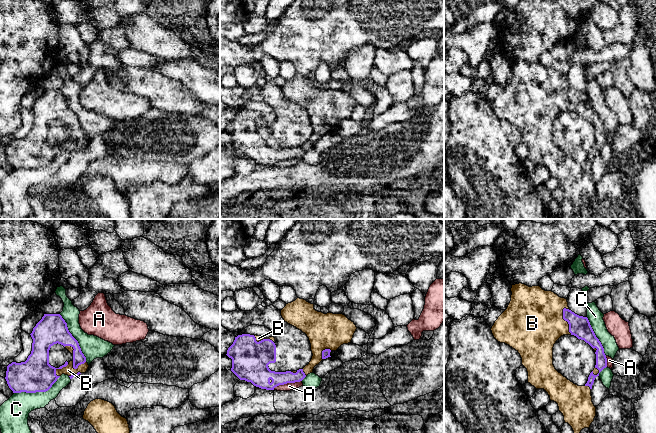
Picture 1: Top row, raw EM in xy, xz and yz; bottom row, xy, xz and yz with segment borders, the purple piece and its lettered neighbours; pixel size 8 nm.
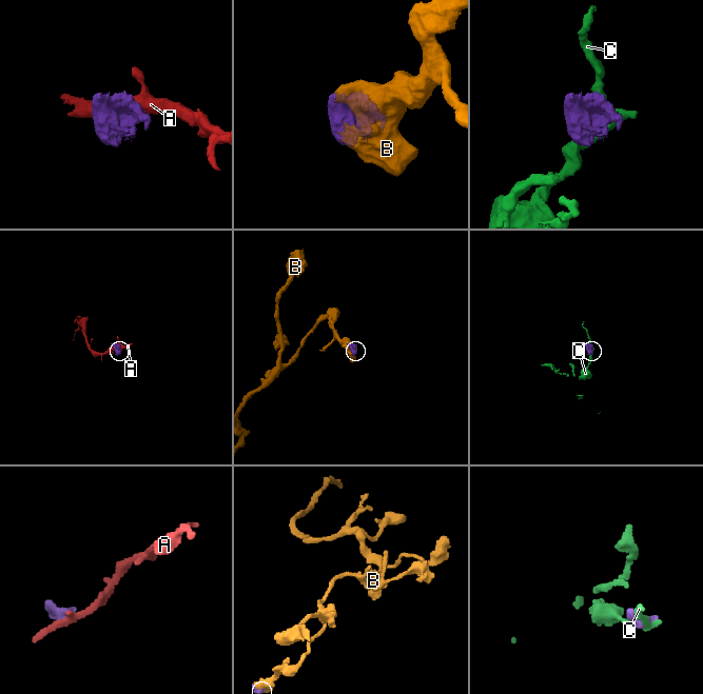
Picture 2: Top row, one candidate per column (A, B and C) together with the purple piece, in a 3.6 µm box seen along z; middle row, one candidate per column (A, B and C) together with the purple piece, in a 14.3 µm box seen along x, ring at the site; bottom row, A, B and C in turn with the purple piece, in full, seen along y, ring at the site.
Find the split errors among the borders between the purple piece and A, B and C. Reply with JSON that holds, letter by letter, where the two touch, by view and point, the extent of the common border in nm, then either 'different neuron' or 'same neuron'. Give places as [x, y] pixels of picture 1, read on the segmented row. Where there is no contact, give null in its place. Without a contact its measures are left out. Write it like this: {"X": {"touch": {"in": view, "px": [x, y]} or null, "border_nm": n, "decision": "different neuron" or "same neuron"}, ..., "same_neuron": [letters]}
{"A": {"touch": {"in": "xz", "px": [287, 382]}, "border_nm": 240, "decision": "different neuron"}, "B": {"touch": {"in": "yz", "px": [566, 320]}, "border_nm": 240, "decision": "same neuron"}, "C": {"touch": {"in": "xy", "px": [37, 391]}, "border_nm": 400, "decision": "different neuron"}, "same_neuron": ["B"]}

